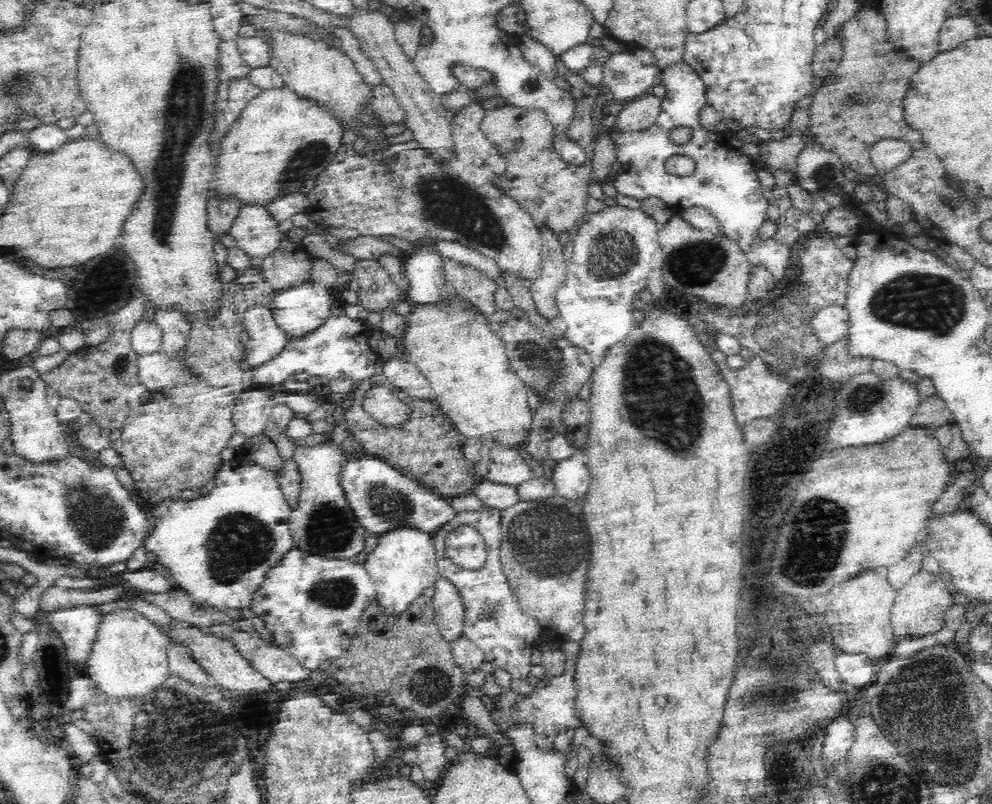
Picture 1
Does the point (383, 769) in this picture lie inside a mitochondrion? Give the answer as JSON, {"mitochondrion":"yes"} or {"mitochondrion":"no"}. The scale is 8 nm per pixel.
{"mitochondrion":"no"}

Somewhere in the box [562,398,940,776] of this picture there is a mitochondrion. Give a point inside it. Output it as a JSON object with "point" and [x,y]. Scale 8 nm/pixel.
{"point":[820,542]}

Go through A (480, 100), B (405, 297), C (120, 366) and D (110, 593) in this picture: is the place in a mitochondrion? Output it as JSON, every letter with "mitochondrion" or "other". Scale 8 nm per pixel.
{"A":"other","B":"other","C":"mitochondrion","D":"other"}

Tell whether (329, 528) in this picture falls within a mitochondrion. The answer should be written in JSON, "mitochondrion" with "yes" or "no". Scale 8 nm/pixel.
{"mitochondrion":"yes"}

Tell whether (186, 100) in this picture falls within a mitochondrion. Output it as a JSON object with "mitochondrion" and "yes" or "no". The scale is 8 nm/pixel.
{"mitochondrion":"yes"}

